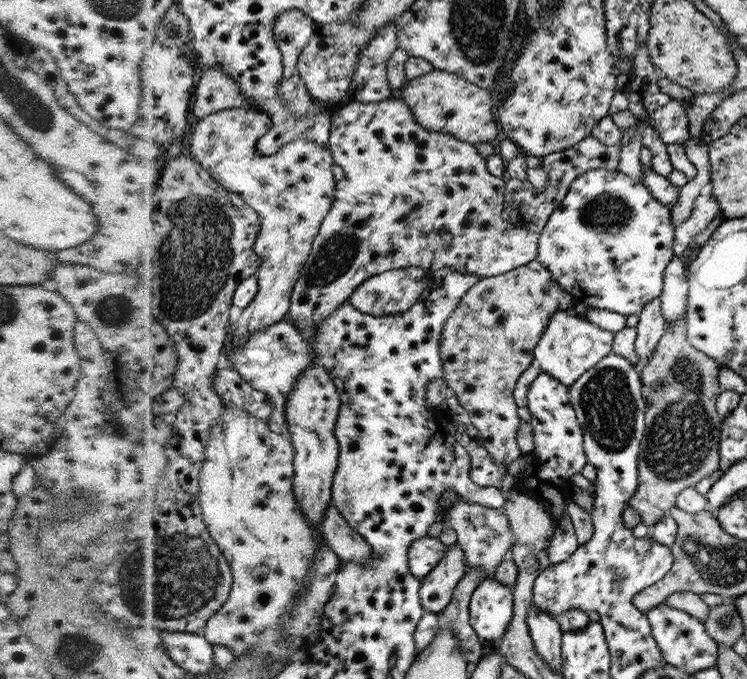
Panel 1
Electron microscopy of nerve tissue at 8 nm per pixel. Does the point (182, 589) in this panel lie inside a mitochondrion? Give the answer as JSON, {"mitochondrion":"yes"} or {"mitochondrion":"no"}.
{"mitochondrion":"yes"}

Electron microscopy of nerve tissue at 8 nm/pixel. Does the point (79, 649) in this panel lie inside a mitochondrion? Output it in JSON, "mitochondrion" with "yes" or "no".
{"mitochondrion":"yes"}

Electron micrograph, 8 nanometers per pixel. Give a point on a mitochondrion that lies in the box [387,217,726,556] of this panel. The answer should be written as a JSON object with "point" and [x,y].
{"point":[682,434]}

